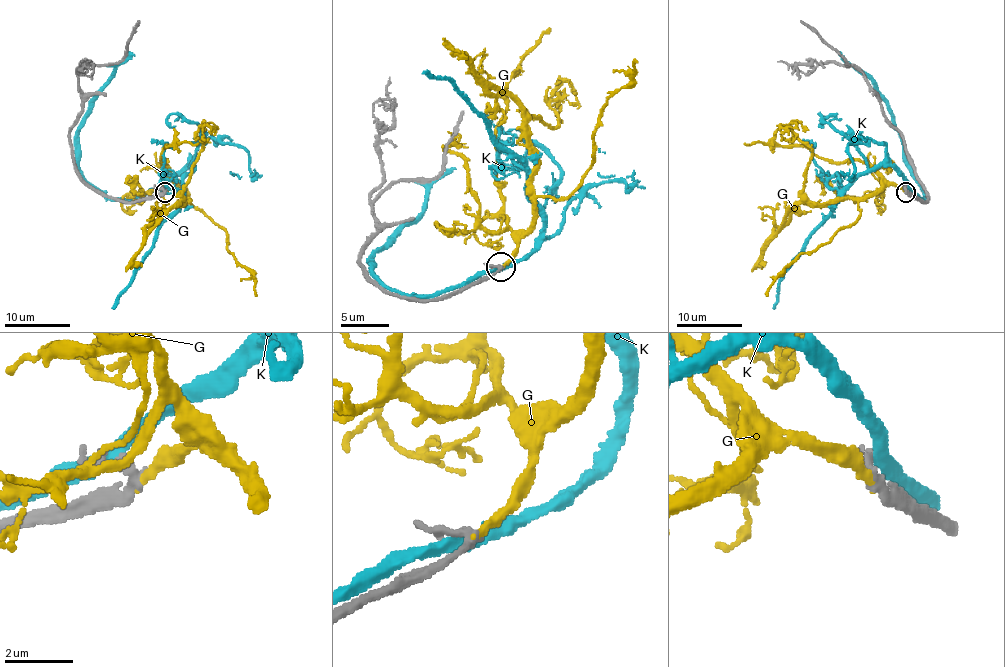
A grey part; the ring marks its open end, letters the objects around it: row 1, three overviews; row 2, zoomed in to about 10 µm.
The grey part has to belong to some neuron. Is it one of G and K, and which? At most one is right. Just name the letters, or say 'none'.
G

